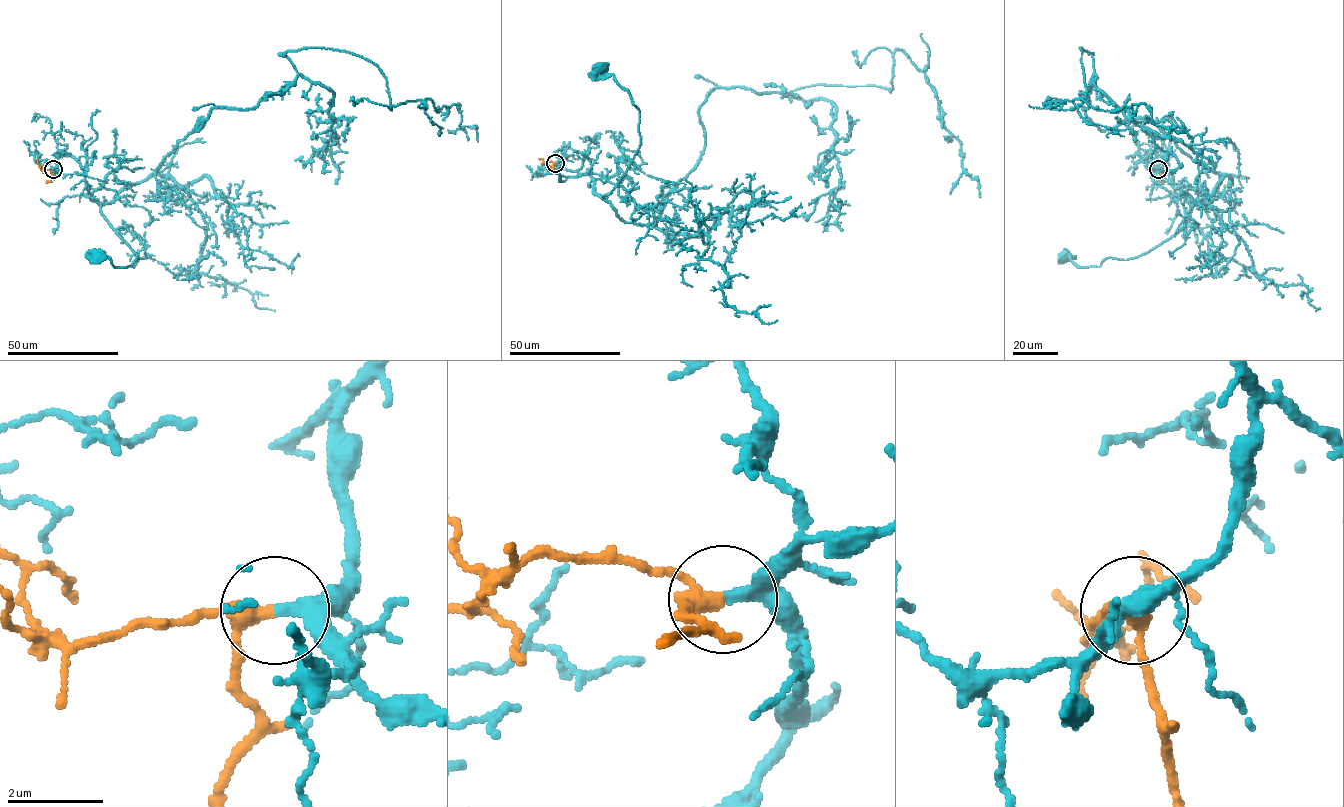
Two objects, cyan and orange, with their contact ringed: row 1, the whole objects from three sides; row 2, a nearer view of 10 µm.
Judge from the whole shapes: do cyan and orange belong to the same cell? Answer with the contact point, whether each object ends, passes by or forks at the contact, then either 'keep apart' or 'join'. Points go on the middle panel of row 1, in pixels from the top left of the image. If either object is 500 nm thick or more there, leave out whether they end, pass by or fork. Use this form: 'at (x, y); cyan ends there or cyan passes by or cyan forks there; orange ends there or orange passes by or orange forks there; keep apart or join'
at (555, 163); cyan passes by; orange passes by; join

